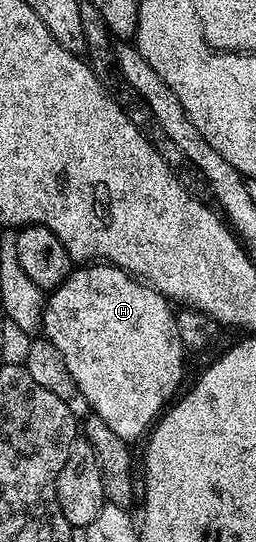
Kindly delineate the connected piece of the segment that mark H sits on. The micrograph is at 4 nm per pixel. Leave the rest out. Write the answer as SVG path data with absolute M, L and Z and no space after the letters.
M81 265L70 271L69 276L55 290L48 292L45 300L45 312L41 318L41 331L44 338L49 339L51 345L55 345L55 349L59 349L59 353L63 353L63 361L67 361L67 373L71 373L71 377L75 377L75 385L89 403L92 414L103 417L103 421L107 421L107 426L114 433L119 433L119 437L123 437L126 441L134 441L133 439L139 438L141 434L144 436L154 426L155 420L162 414L166 404L182 390L181 378L185 375L187 349L179 337L177 316L170 300L158 293L155 288L150 287L149 284L141 282L140 279L130 275L127 271L122 271L119 267L112 265Z

